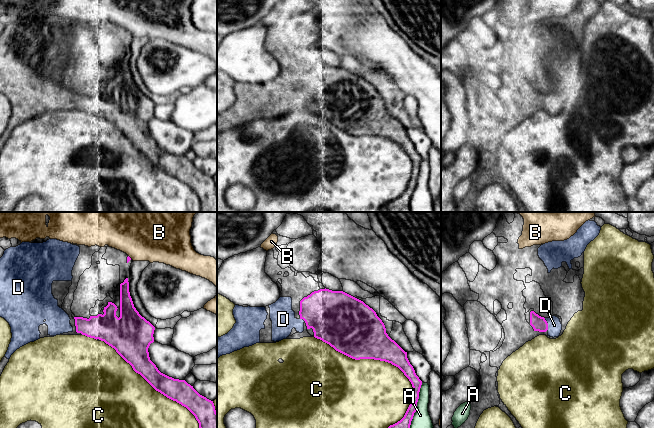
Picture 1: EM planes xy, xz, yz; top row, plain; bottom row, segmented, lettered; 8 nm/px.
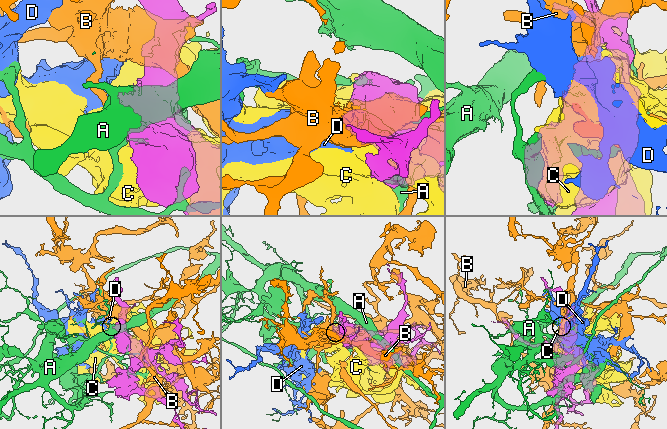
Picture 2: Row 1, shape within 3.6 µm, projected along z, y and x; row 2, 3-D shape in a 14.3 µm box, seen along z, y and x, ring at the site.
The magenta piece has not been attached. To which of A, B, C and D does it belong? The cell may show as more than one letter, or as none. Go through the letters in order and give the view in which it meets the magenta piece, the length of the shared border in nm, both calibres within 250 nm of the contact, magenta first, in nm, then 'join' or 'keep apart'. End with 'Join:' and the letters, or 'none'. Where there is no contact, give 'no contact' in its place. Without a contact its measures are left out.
A: meets magenta in xz; contact 440 nm long; 190 nm thick on the magenta side, 190 nm on the other; keep apart
B: meets magenta in xy; contact 40 nm long; 30 nm thick on the magenta side, 300 nm on the other; keep apart
C: meets magenta in xy; contact 1100 nm long; 180 nm thick on the magenta side, 500 nm on the other; keep apart
D: meets magenta in yz; contact 110 nm long; 120 nm thick on the magenta side, 110 nm on the other; join
Join: D

